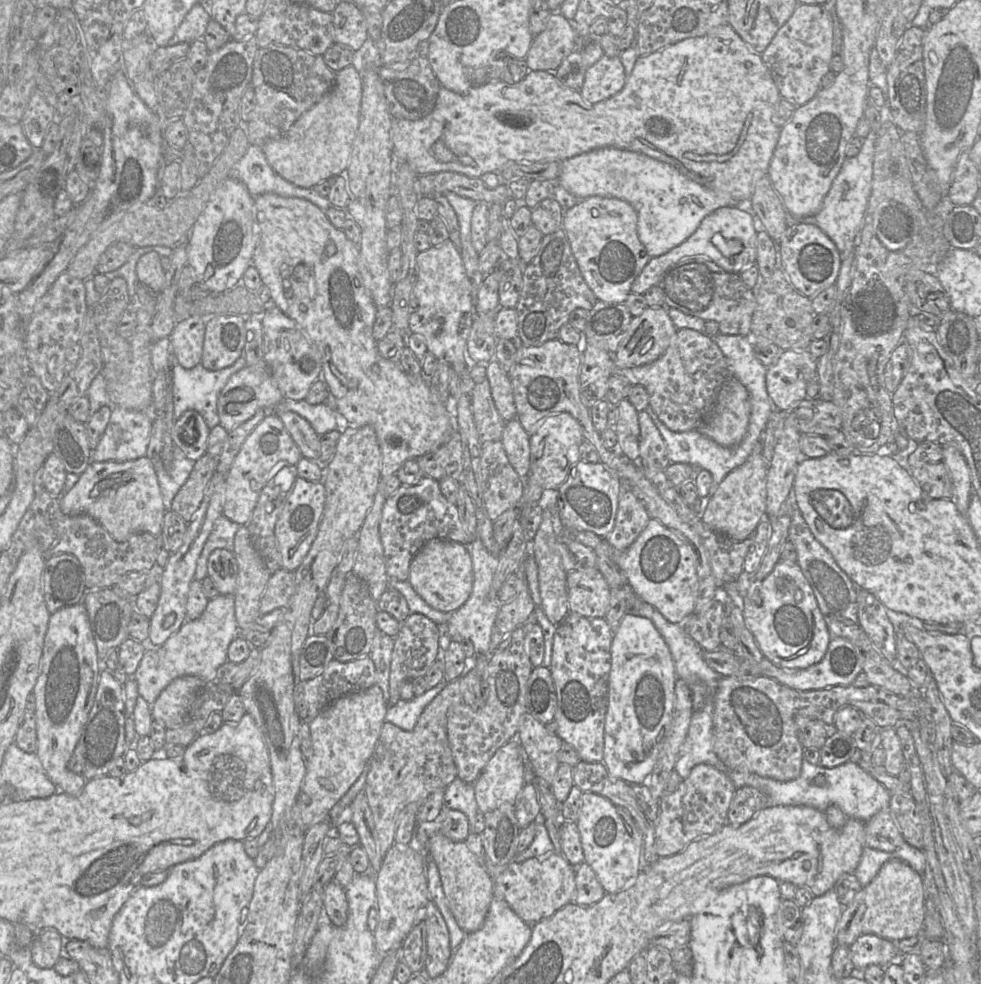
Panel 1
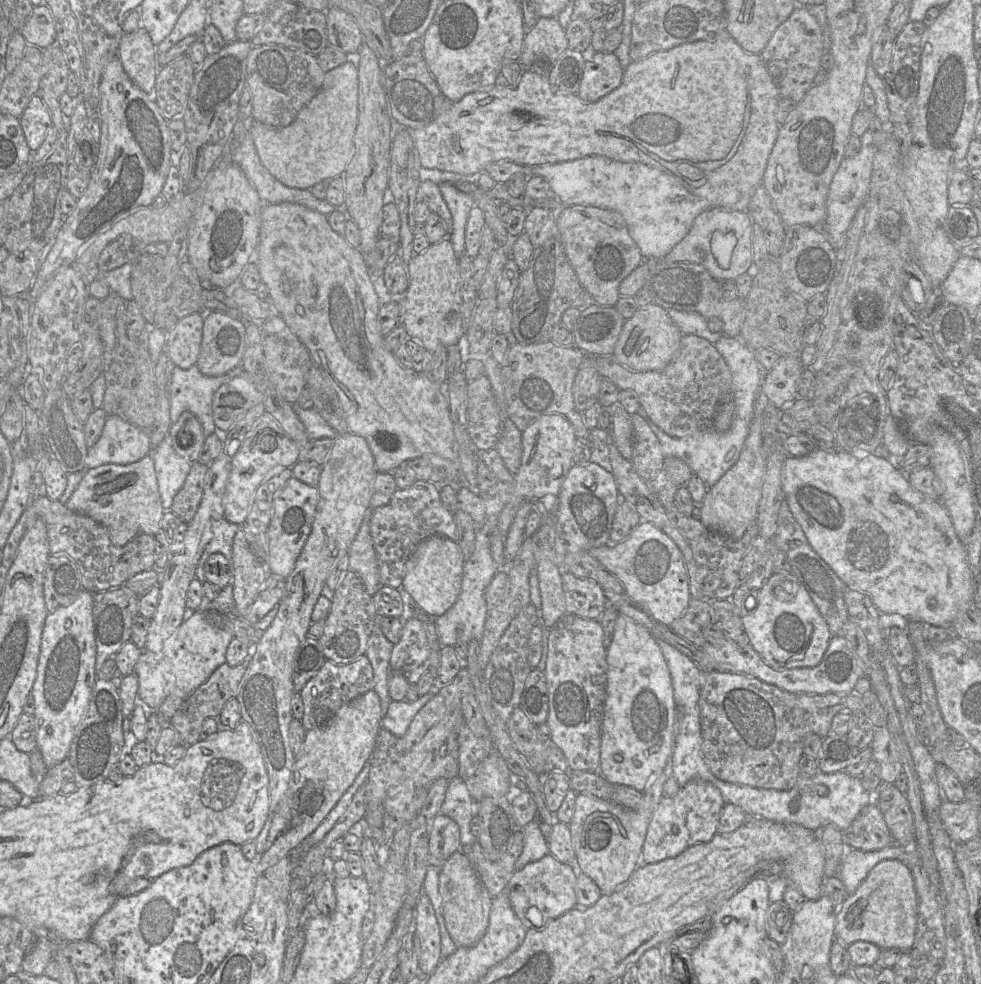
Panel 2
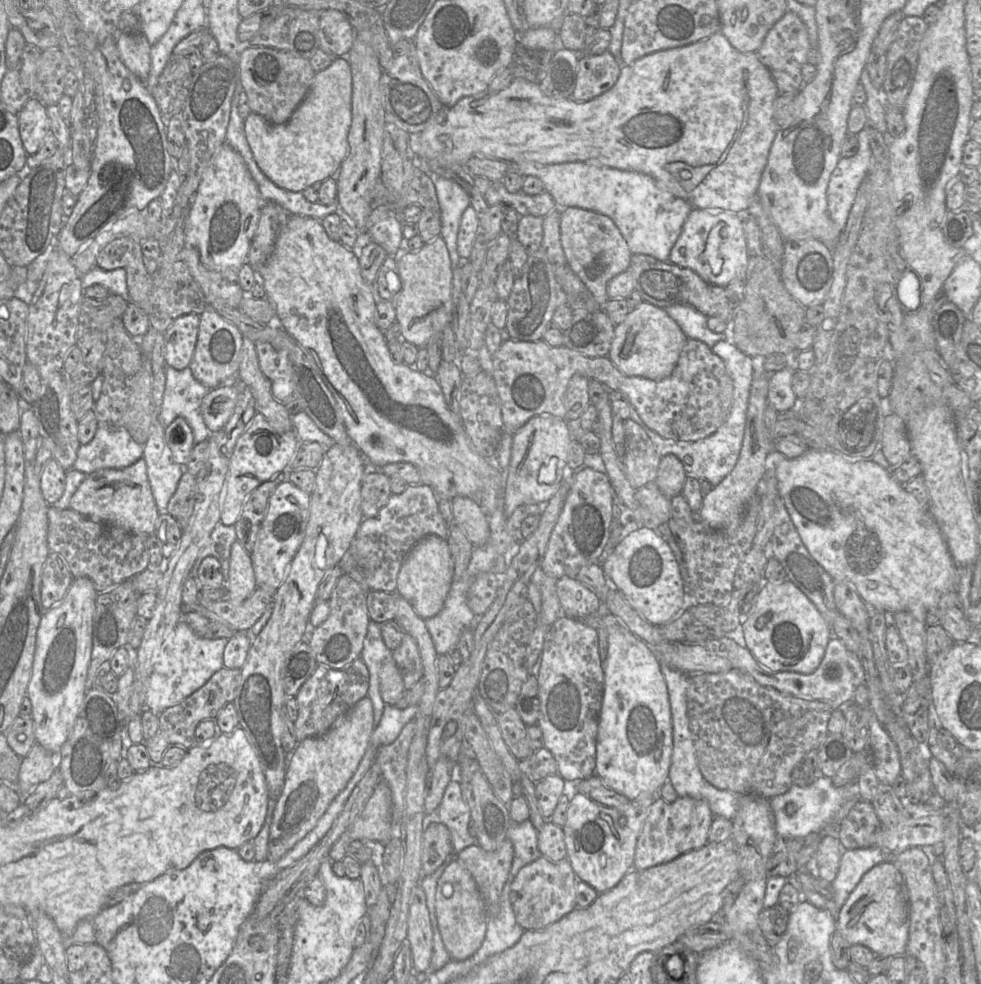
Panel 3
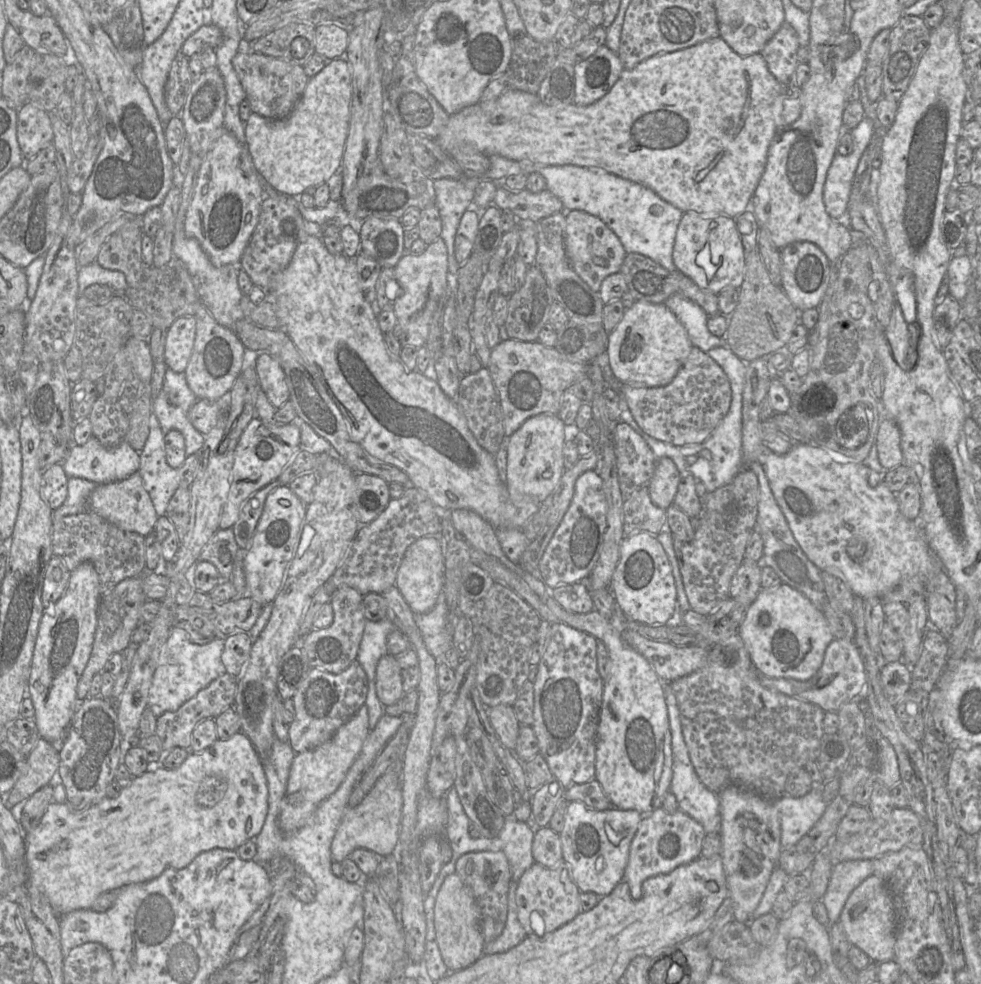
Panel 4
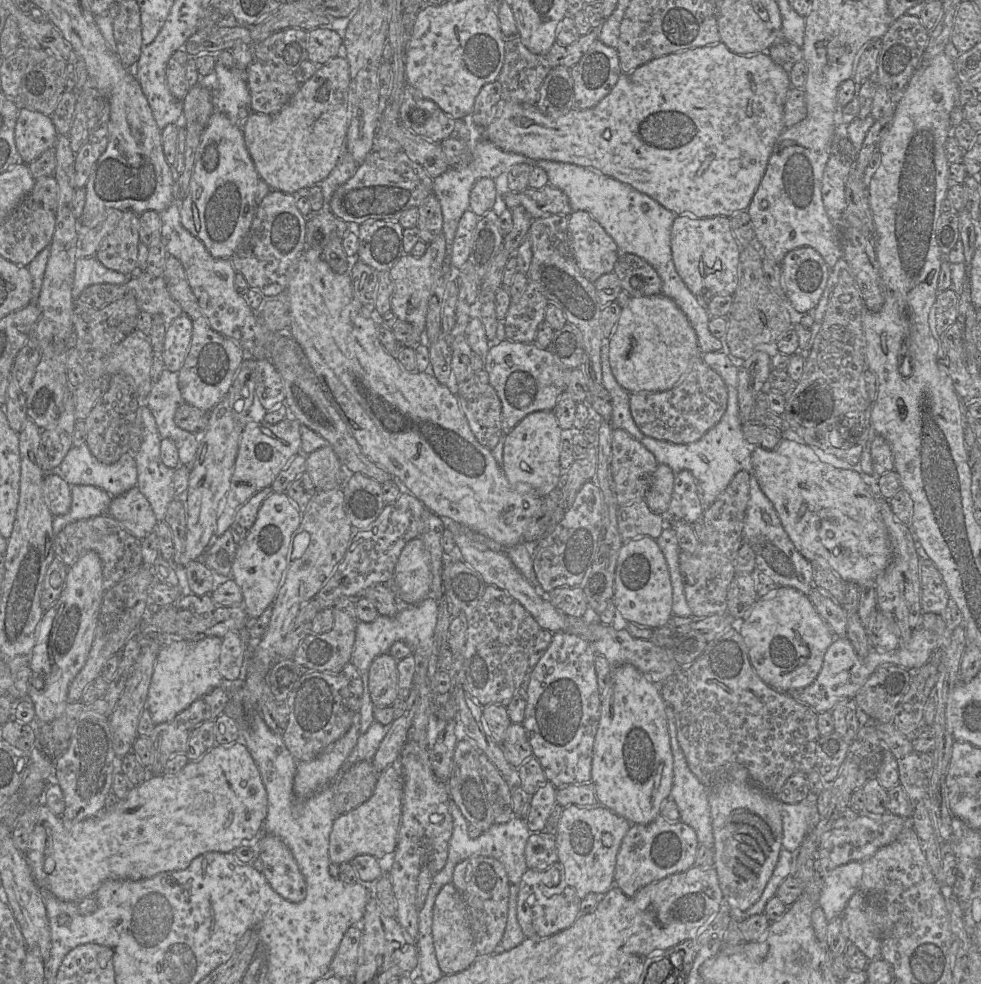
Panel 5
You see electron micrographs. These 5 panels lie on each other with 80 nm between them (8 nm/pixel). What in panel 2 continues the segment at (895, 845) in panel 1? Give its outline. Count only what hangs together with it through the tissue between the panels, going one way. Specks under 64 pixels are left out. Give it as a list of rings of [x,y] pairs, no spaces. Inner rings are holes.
[[[875,803],[866,805],[843,831],[843,842],[848,849],[863,851],[880,850],[894,844],[883,815]]]

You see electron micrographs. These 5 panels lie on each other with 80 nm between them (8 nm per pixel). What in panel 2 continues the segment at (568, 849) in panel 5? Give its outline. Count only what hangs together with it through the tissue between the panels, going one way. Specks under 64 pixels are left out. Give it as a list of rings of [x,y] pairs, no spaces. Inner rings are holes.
[[[582,793],[577,794],[576,799],[575,799],[573,817],[570,823],[568,824],[570,833],[571,833],[572,844],[573,844],[575,854],[576,854],[576,862],[580,868],[580,871],[585,873],[588,877],[590,877],[597,884],[602,894],[612,894],[617,889],[619,889],[621,886],[623,886],[628,881],[628,879],[631,877],[635,869],[639,866],[639,863],[641,860],[642,847],[643,847],[643,843],[646,837],[648,825],[650,822],[648,819],[648,816],[645,816],[645,812],[644,812],[645,808],[647,807],[641,807],[641,802],[640,802],[639,809],[628,810],[627,808],[624,808],[618,804],[615,804],[607,800],[600,799],[591,794],[582,794]]]

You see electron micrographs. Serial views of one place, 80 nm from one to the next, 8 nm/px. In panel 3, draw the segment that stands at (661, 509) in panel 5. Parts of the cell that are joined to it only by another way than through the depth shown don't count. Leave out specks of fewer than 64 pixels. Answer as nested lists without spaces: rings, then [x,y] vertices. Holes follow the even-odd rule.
[[[675,455],[661,457],[654,482],[665,497],[671,500],[680,494],[686,478],[683,464]]]

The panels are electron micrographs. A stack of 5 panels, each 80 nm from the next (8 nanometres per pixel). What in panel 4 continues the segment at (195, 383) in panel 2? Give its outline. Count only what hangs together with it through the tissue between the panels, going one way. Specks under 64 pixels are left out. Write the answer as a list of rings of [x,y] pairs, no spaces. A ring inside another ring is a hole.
[[[167,368],[162,390],[152,402],[152,412],[156,415],[161,430],[165,435],[171,430],[181,432],[185,440],[185,452],[187,456],[197,454],[205,441],[205,435],[197,431],[188,420],[188,411],[197,401],[198,398],[187,384],[185,373],[176,373]]]

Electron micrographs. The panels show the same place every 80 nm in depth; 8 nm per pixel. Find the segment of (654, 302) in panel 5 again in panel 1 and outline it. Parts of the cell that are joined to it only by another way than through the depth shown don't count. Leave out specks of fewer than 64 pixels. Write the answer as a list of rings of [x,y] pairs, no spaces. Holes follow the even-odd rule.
[[[647,307],[642,314],[632,318],[626,336],[613,354],[614,366],[632,368],[657,360],[667,350],[677,330],[666,307]]]

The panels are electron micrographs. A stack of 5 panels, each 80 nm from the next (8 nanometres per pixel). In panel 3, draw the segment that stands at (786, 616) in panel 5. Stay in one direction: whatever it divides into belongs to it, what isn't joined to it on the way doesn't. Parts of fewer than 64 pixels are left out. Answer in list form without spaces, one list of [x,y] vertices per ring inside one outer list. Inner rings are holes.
[[[785,579],[762,584],[752,611],[742,619],[740,629],[733,638],[744,645],[762,666],[772,671],[811,674],[822,661],[831,636],[830,625],[815,605],[799,588]],[[762,616],[767,616],[768,620],[758,629],[756,623]]]

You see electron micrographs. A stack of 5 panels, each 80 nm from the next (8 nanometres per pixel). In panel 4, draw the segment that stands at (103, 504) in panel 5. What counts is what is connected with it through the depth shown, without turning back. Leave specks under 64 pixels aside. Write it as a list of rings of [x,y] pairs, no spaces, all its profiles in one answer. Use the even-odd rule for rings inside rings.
[[[70,477],[67,498],[59,508],[53,511],[53,522],[88,510],[90,495],[97,485],[83,478]]]

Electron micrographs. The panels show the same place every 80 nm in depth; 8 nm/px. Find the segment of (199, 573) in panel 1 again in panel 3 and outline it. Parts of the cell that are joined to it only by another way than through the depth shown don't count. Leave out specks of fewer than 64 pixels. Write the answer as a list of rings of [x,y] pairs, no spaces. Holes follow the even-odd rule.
[[[220,521],[212,531],[208,543],[199,553],[195,565],[191,570],[193,579],[197,580],[198,568],[202,561],[206,557],[212,556],[220,562],[222,574],[226,582],[230,571],[231,547],[236,540],[235,526],[226,526]]]

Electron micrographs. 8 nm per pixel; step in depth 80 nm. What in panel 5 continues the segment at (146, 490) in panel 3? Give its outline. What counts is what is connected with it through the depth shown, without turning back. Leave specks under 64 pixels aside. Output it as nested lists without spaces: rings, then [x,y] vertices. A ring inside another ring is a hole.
[[[137,486],[123,495],[113,497],[107,513],[139,539],[146,538],[159,522]]]

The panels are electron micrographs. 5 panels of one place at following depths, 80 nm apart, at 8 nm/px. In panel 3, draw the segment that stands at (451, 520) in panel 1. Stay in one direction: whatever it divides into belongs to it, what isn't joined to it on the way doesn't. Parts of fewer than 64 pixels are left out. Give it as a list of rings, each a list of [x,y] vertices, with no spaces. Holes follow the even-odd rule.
[[[411,484],[404,492],[391,494],[377,515],[364,518],[360,523],[350,547],[338,564],[342,573],[352,577],[364,590],[396,592],[398,572],[412,547],[427,535],[447,539],[450,534],[438,503],[434,490],[426,484]]]

